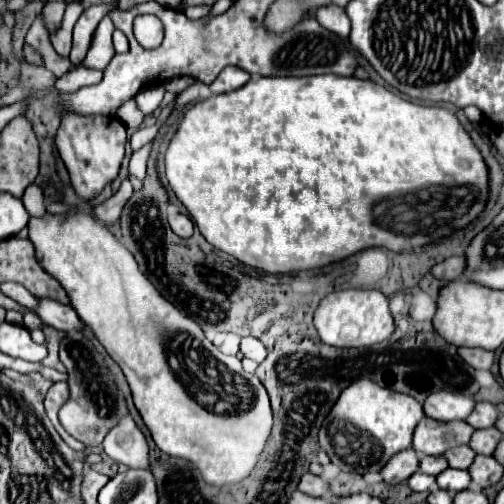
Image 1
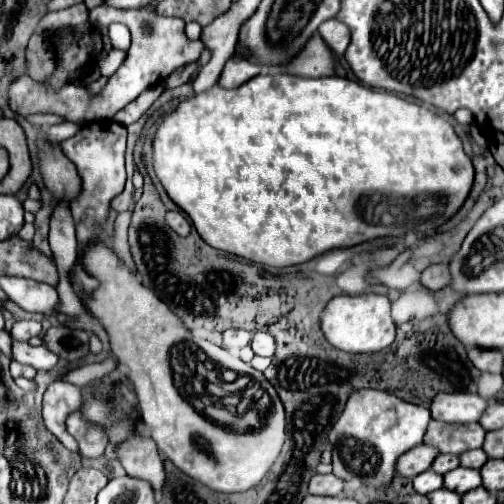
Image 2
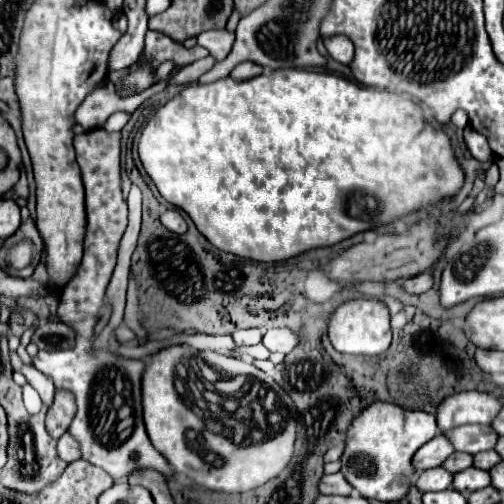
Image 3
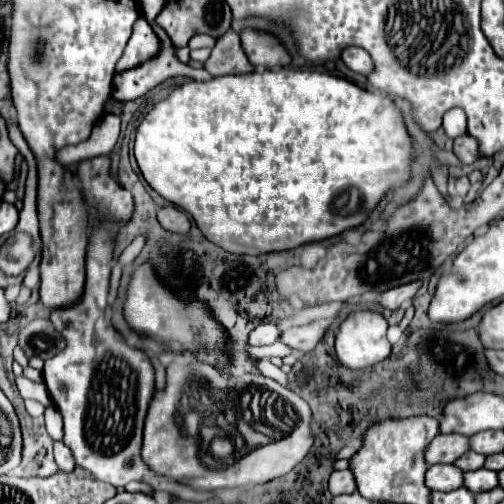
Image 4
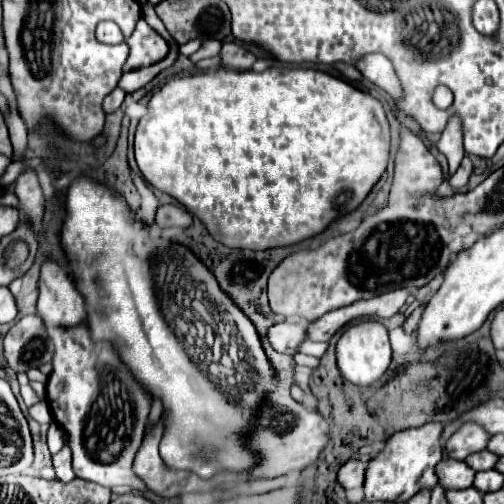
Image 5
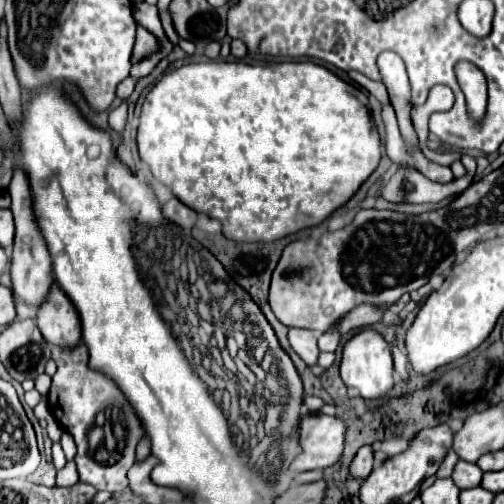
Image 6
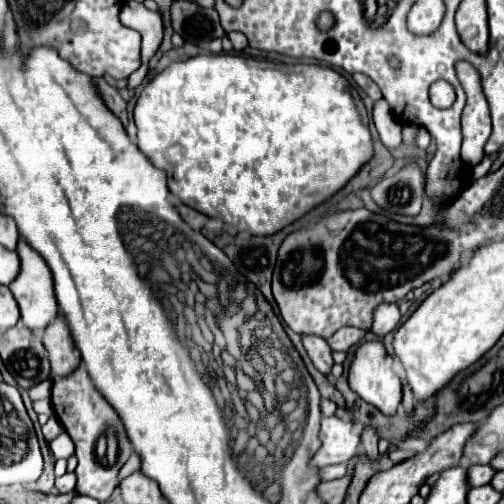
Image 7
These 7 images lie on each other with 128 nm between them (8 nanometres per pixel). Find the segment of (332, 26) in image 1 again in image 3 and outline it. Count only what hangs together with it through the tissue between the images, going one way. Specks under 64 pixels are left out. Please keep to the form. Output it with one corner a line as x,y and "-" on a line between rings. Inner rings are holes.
332,36
328,40
324,40
326,50
330,52
330,56
342,64
350,64
354,58
354,46
350,44
350,40
346,36

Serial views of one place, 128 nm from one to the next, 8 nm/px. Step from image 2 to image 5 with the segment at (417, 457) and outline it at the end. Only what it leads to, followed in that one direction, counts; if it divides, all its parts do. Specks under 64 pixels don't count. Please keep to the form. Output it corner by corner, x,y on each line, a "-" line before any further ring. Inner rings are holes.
464,422
460,430
452,434
452,438
446,442
446,448
450,452
450,458
454,460
466,460
474,452
486,450
492,434
484,430
484,426
476,422

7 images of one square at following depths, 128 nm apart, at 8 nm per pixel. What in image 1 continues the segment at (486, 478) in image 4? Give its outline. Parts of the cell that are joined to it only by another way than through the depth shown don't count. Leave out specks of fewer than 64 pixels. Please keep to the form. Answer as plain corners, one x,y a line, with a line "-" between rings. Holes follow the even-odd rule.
446,468
444,472
440,472
440,476
436,476
436,482
442,490
448,490
452,494
466,490
470,486
470,474
468,470
454,470
454,468

